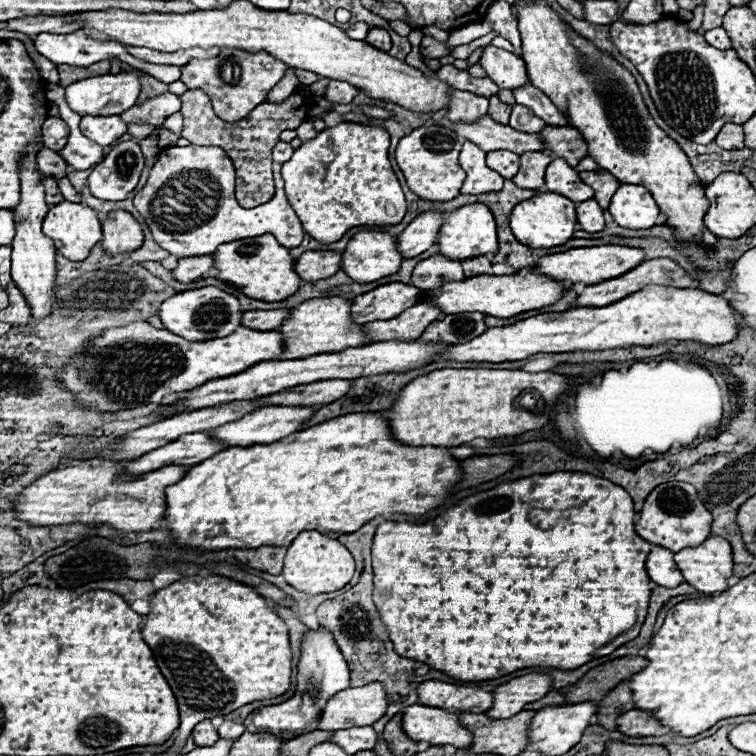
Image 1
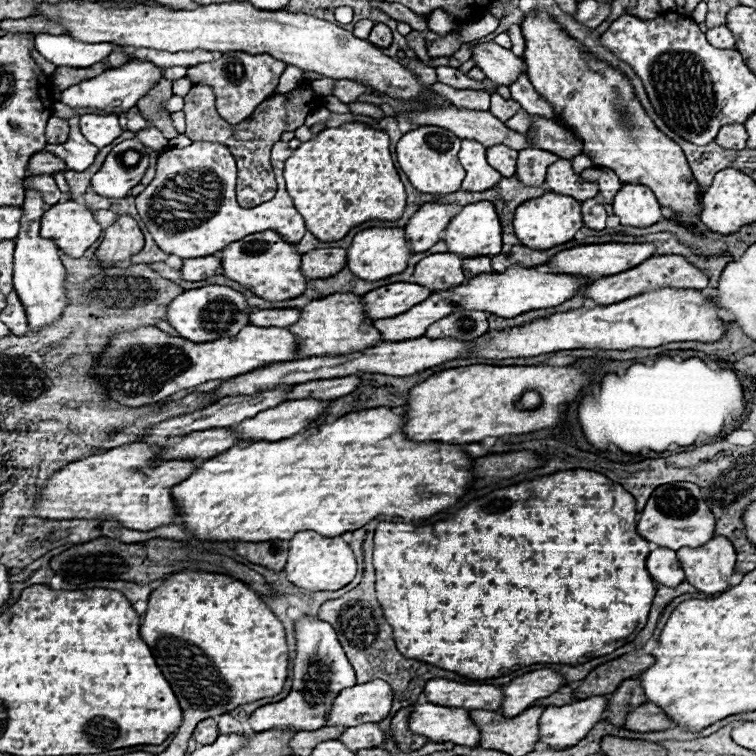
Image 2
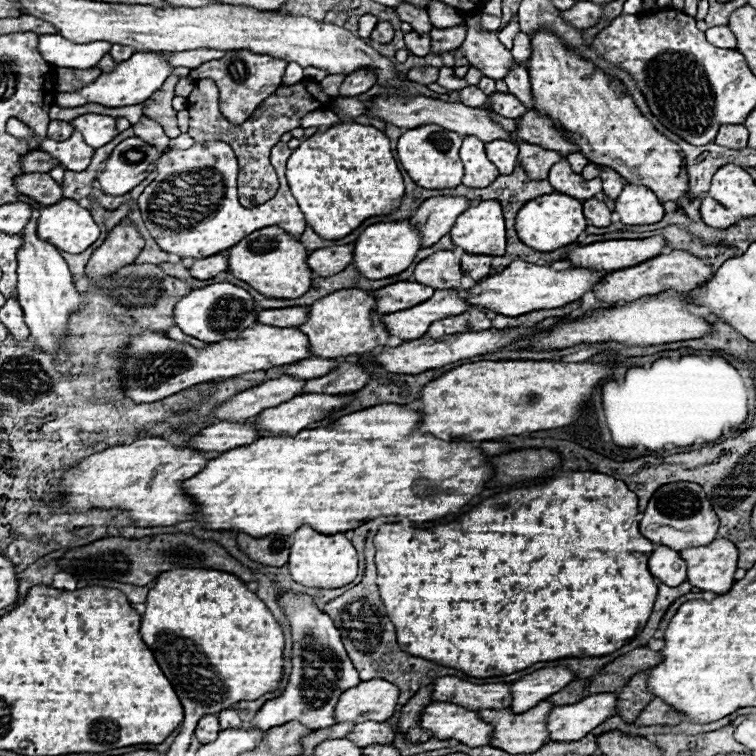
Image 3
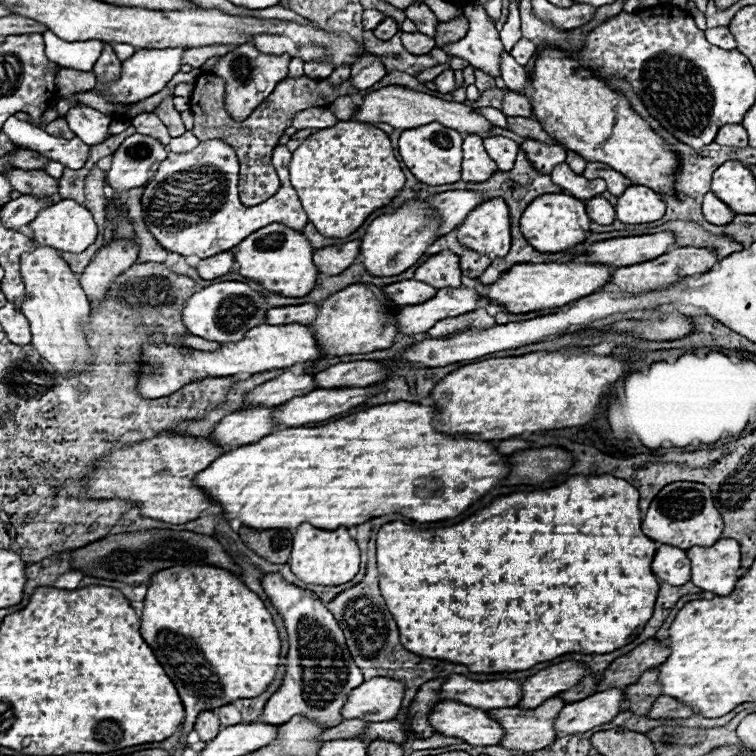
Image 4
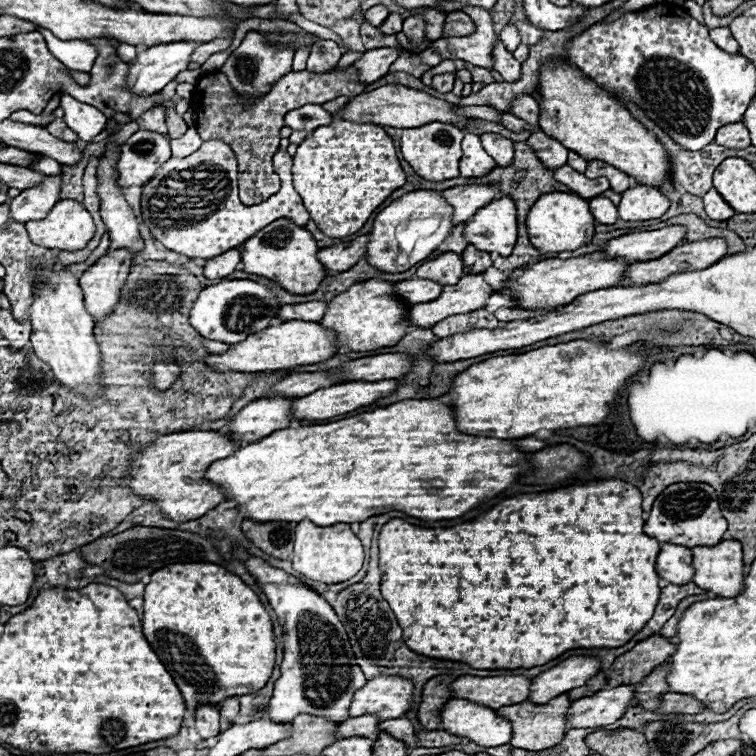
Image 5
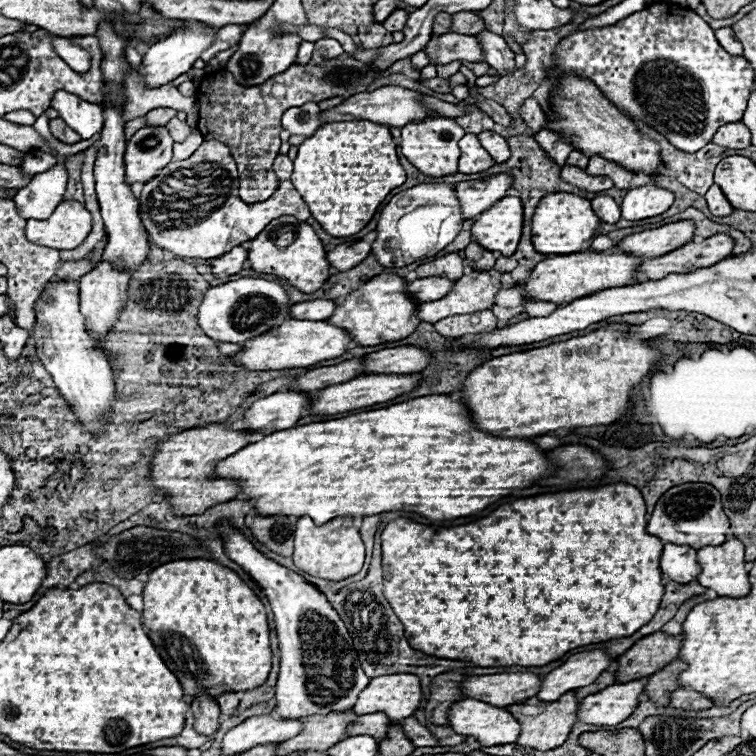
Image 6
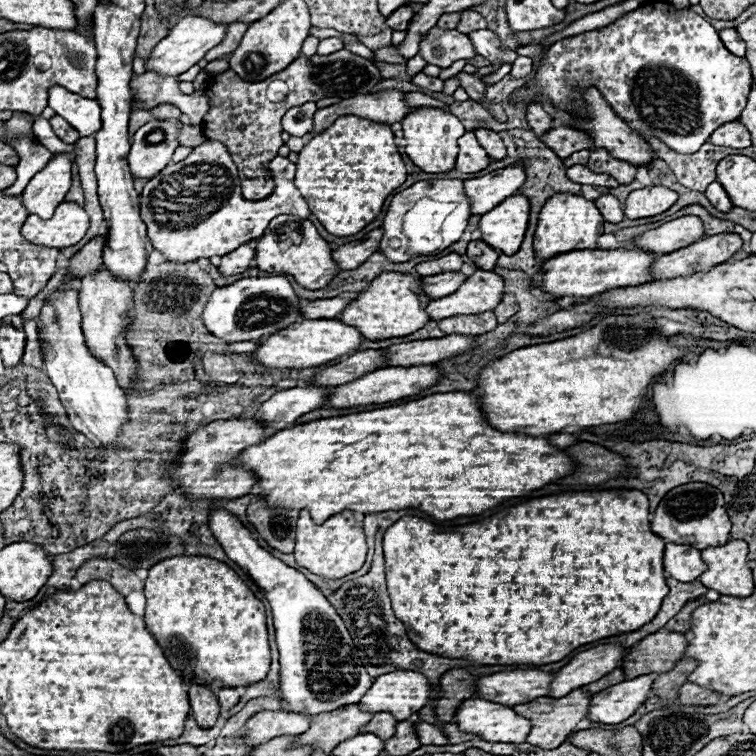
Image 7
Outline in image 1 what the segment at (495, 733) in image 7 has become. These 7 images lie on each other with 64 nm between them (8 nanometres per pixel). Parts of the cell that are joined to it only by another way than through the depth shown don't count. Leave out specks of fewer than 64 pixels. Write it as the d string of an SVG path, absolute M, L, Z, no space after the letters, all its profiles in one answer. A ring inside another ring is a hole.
M424 704L408 706L402 712L404 732L412 740L428 742L430 746L452 744L456 748L468 748L474 740L474 734L458 720L460 712L446 712L442 708L432 708Z

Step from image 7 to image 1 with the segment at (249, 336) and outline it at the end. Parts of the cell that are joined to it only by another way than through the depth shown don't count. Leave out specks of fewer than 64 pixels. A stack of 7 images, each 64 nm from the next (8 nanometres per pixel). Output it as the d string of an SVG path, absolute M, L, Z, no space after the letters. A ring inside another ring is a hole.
M204 286L196 290L178 292L176 296L164 300L164 306L160 306L160 320L164 322L166 330L190 340L190 342L202 342L212 338L224 338L242 324L242 308L240 300L234 294L228 294L214 286Z

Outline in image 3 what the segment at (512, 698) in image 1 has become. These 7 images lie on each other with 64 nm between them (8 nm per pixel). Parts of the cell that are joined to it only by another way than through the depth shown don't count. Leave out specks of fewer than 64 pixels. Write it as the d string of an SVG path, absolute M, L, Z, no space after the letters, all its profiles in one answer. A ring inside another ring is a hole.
M556 666L556 668L542 668L536 670L512 684L512 712L526 712L534 708L538 702L544 698L560 692L566 688L570 682L576 680L576 674L568 670L566 666Z

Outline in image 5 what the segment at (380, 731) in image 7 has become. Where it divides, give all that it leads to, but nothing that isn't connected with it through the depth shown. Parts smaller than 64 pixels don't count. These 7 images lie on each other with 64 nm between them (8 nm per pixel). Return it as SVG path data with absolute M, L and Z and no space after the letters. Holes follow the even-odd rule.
M372 714L348 718L338 728L338 738L340 736L372 736L372 740L376 740L380 736L380 720Z

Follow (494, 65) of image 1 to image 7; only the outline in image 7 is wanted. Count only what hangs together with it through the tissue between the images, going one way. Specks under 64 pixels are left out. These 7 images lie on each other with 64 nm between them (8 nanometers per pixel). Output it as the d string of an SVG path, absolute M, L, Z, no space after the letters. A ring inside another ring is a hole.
M434 26L430 32L426 32L420 40L420 52L418 52L428 64L448 68L452 62L462 58L472 58L472 42L466 34L458 30L442 30Z

